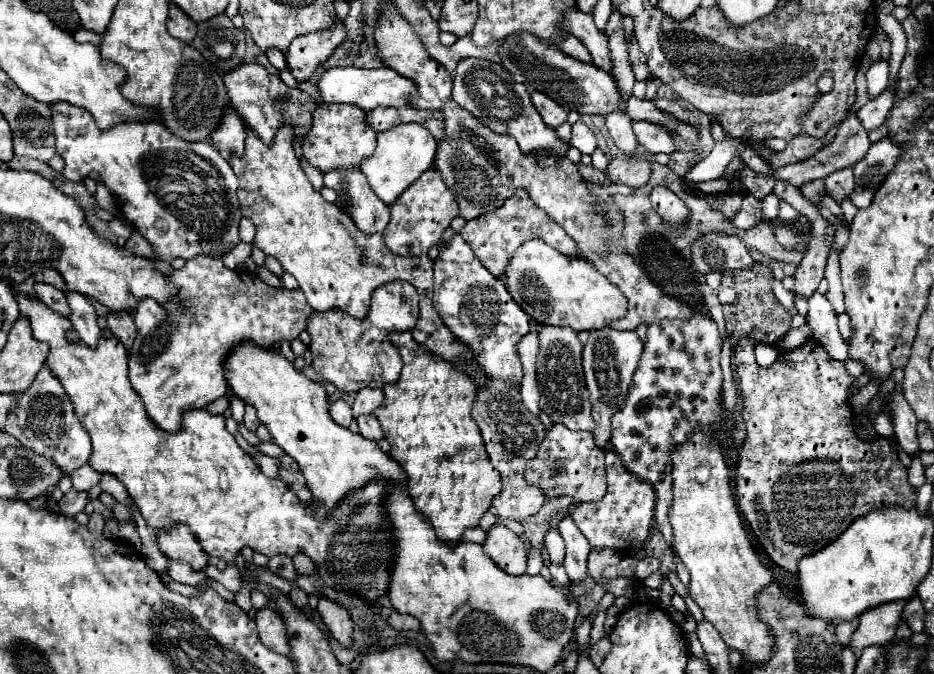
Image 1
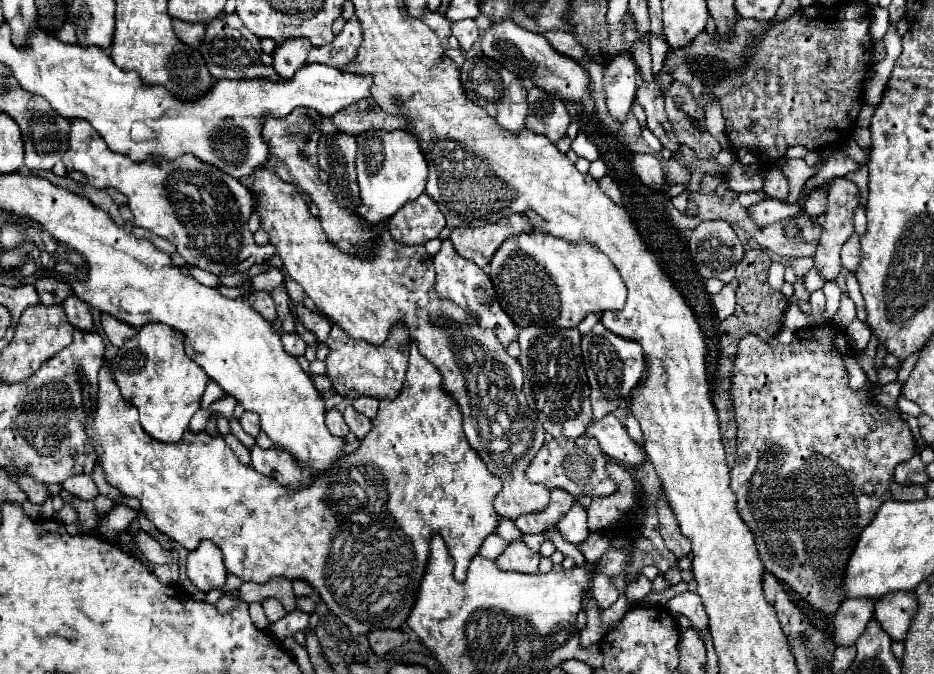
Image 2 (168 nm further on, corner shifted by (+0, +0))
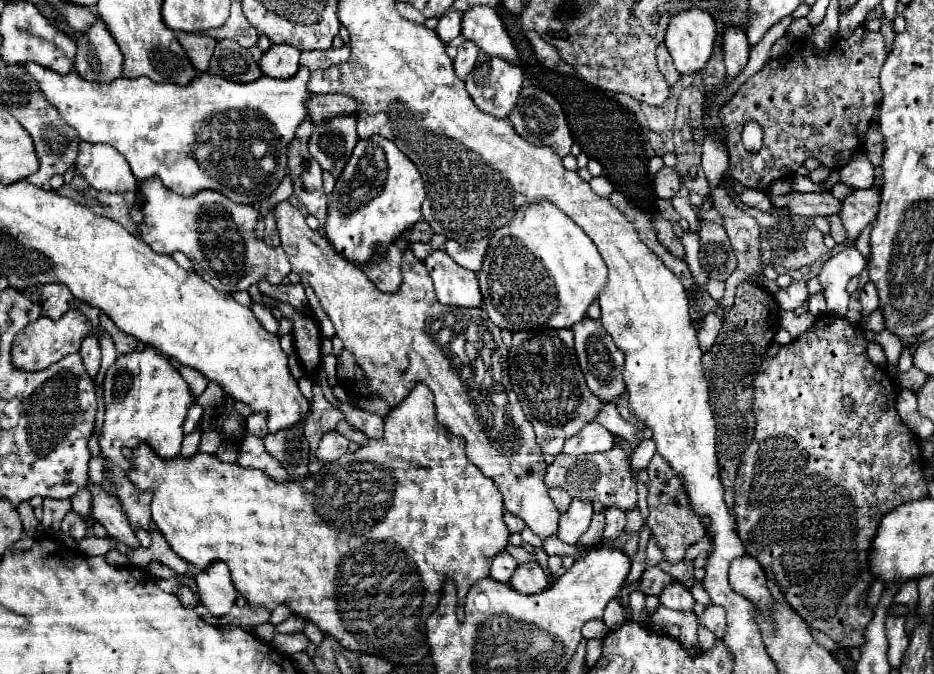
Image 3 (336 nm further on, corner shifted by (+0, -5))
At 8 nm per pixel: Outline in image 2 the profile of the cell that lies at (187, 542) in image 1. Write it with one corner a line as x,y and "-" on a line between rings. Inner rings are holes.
201,540
201,544
187,554
187,578
201,592
223,588
225,576
227,570
223,564
223,554
211,540

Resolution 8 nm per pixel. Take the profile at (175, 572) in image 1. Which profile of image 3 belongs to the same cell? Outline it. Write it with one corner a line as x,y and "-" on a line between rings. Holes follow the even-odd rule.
87,477
87,489
91,493
91,519
101,523
113,539
123,541
131,547
139,547
137,535
129,527
129,521
121,511
119,501
101,485
93,485
91,477

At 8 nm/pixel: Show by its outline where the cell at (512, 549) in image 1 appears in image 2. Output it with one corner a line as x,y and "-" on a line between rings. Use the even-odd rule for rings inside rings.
513,540
507,544
505,552
495,560
497,568
509,572
523,572
523,574
537,574
539,566
539,552
533,552
525,546
523,540

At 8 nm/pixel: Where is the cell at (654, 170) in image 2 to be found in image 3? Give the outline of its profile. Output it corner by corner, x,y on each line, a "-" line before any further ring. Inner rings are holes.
663,167
655,177
655,193
659,199
671,199
683,185
683,175
677,169

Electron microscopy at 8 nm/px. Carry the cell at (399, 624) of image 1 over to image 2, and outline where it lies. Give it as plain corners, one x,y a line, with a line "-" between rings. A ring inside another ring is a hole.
387,628
387,630
373,630
373,632
369,634
371,648
373,648
373,652
375,652
377,656
383,656
385,652
393,650
395,646
407,642
407,638
409,638
409,636
407,636
403,630
391,630
391,628

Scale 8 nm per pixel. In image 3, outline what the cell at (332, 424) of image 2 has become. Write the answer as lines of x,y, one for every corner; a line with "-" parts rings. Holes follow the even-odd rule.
329,431
323,435
323,439
319,443
317,459
321,463
331,463
331,461
343,457
347,453
347,447
349,447
349,441
343,435
339,435
337,431

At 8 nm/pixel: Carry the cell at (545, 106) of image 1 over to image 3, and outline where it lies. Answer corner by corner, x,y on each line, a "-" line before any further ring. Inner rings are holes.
527,85
521,89
519,93
519,99
517,99
517,105
513,107
513,111
509,113
509,119
515,127
515,131
529,143
533,145
539,145
539,147
551,147
555,153
559,153
561,157
569,155
571,153
571,145
573,145
573,139
571,139
571,131
567,127
567,121
565,121
565,115
563,115
563,109
561,105
549,95
545,93
543,89
539,87
533,87
533,85

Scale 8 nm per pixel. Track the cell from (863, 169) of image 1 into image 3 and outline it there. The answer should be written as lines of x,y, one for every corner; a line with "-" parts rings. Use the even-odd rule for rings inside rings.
845,247
839,255
833,255
819,273
819,281
825,289
827,299
827,313
833,313
839,317
847,314
849,305
849,293
847,283
857,277
865,269
865,259
855,247

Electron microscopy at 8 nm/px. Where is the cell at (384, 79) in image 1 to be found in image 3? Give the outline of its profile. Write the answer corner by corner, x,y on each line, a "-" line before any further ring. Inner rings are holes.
25,63
23,67
41,85
41,91
49,103
57,107
65,123
75,127
79,137
87,143
107,143
115,147
127,159
139,183
159,177
165,187
183,197
193,197
193,193
213,189
225,193
239,205
253,207
259,207
265,199
269,199
287,175
287,143
293,141
297,125
307,117
305,101
311,97
307,91
311,71
305,67
289,79
271,79
263,75
251,83
233,83
223,77
213,77
211,73
201,73
189,85
153,83
147,77
121,77
109,85
101,85
85,81
79,73
53,73
37,63

